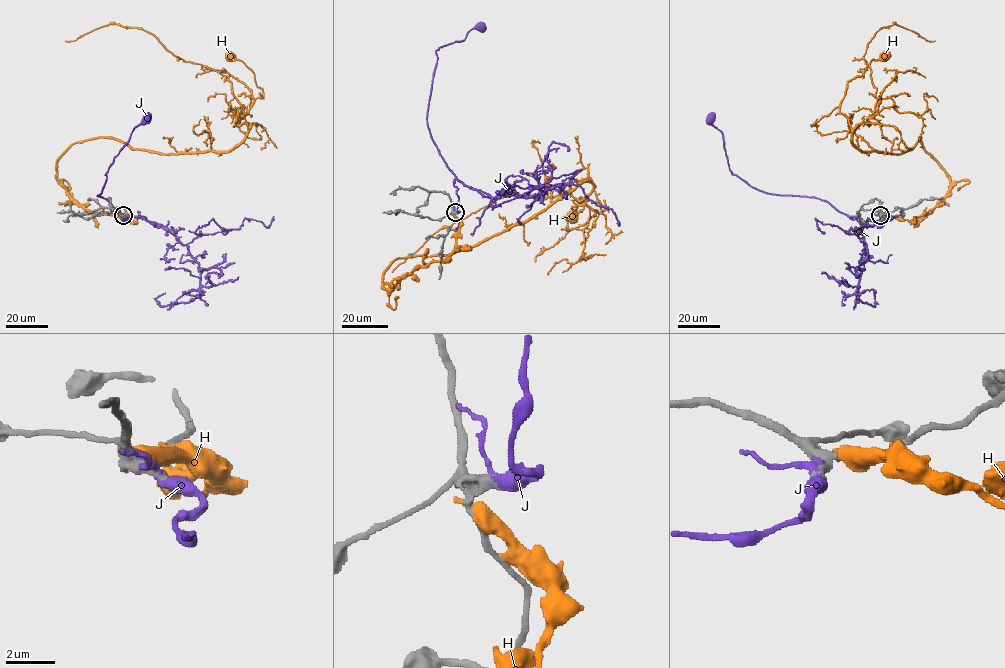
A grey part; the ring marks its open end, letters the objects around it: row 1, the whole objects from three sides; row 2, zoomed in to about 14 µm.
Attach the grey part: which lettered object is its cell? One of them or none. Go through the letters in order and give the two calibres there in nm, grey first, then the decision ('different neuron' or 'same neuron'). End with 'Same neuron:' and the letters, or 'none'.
H: 240/700 nm | different neuron
J: 650/240 nm | same neuron
Same neuron: J

